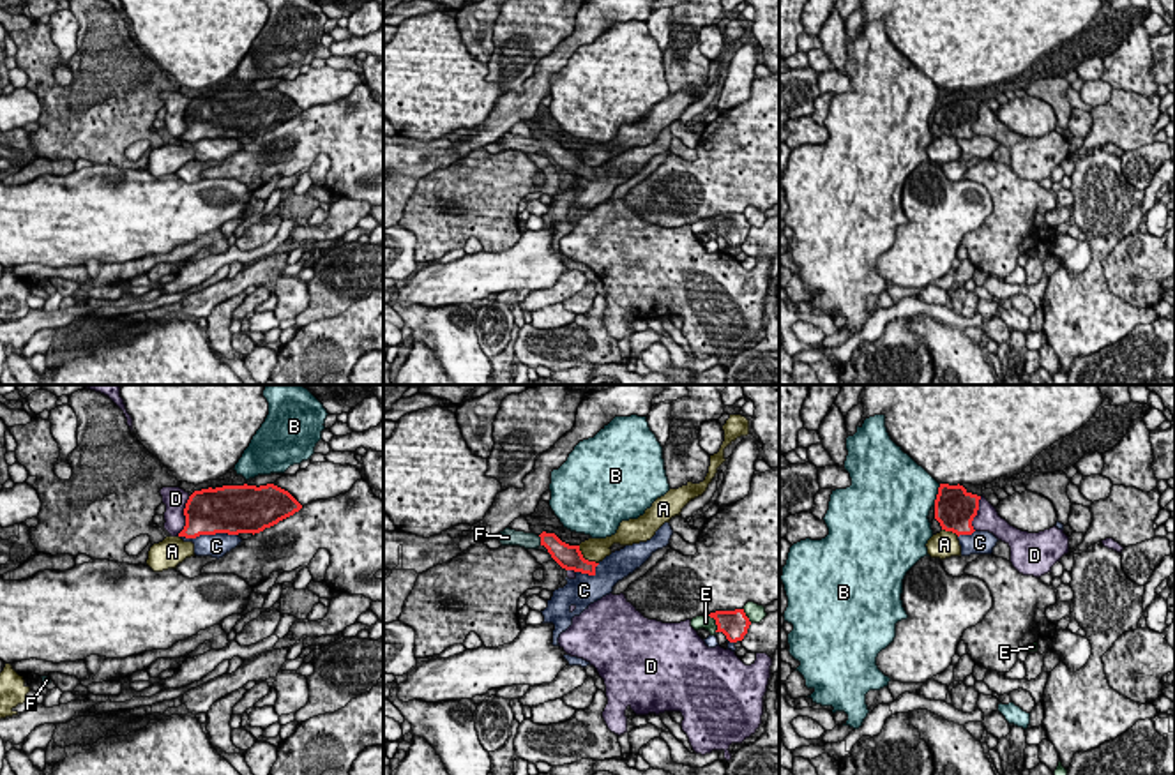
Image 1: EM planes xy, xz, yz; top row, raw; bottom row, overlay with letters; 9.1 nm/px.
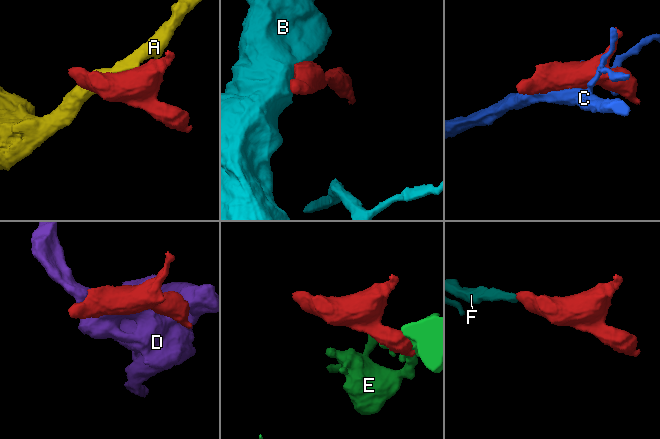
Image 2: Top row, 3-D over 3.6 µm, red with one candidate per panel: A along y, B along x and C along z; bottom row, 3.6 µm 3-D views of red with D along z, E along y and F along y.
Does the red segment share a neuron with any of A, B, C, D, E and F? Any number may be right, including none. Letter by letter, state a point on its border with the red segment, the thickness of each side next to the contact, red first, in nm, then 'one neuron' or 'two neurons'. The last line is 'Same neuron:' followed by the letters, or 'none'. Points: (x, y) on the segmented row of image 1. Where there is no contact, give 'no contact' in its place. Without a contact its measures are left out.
A: xz (583, 558) | 220/220 nm | two neurons
B: yz (937, 495) | 380/480 nm | two neurons
C: xy (209, 534) | 420/220 nm | two neurons
D: xy (184, 514) | 420/220 nm | two neurons
E: xz (716, 622) | 260/130 nm | two neurons
F: xz (541, 541) | 200/160 nm | one neuron
Same neuron: F

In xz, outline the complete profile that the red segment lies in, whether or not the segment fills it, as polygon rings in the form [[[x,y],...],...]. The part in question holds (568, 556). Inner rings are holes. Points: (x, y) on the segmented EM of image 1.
[[[505,528],[497,538],[502,546],[519,546],[525,549],[539,549],[544,546],[551,558],[565,570],[595,576],[595,567],[599,565],[595,561],[585,560],[580,546],[569,546],[555,533],[542,531],[541,535],[535,535]]]

